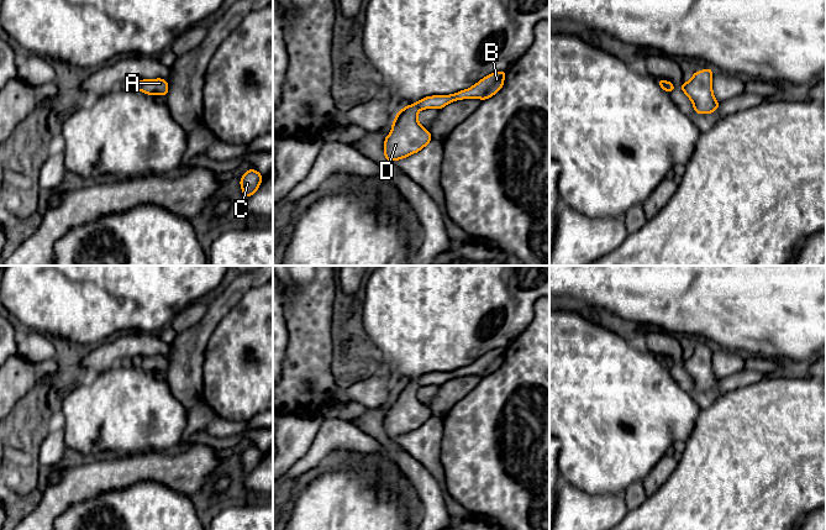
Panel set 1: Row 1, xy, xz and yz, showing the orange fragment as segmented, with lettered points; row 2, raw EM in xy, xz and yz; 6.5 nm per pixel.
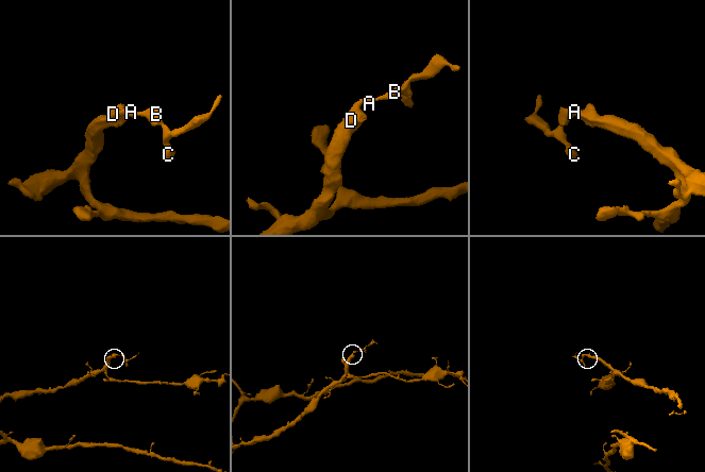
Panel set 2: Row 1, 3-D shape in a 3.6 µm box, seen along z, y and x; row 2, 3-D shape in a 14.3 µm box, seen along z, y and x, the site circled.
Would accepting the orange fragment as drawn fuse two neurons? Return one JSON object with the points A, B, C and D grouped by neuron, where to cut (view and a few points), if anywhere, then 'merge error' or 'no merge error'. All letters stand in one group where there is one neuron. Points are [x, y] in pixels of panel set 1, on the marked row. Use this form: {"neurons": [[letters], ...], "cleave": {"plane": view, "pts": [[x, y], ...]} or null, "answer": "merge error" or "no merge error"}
{"neurons": [["A", "B", "C", "D"]], "cleave": null, "answer": "no merge error"}

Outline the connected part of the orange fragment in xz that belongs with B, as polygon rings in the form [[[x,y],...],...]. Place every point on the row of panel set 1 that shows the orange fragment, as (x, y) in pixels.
[[[506,70],[494,72],[472,88],[452,95],[426,96],[416,104],[407,105],[396,114],[391,132],[384,141],[384,156],[389,162],[399,161],[412,153],[417,153],[432,138],[431,133],[417,120],[421,109],[442,109],[452,101],[477,98],[486,100],[496,94],[504,85]]]

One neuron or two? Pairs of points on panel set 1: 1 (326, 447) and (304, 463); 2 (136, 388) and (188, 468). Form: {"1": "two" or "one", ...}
{"1": "one", "2": "two"}

